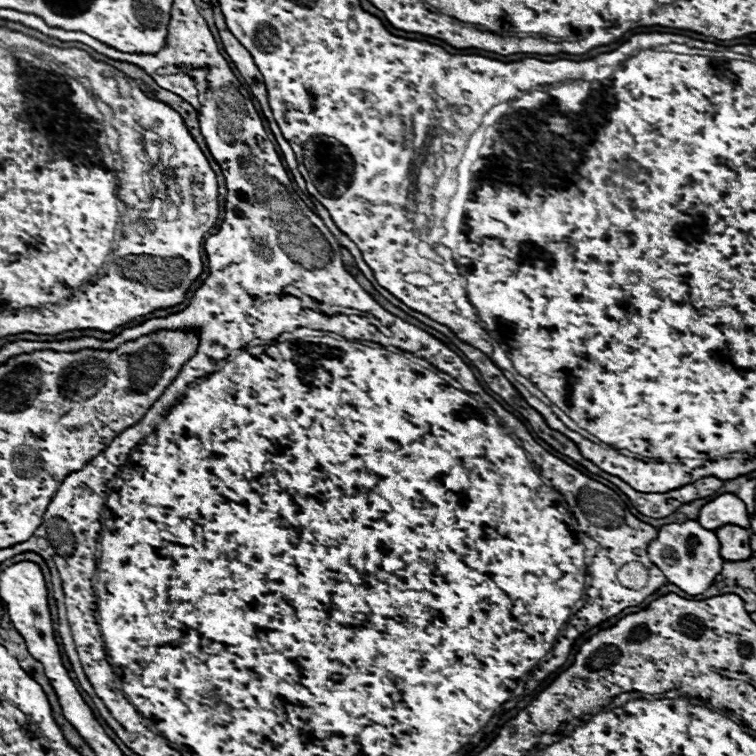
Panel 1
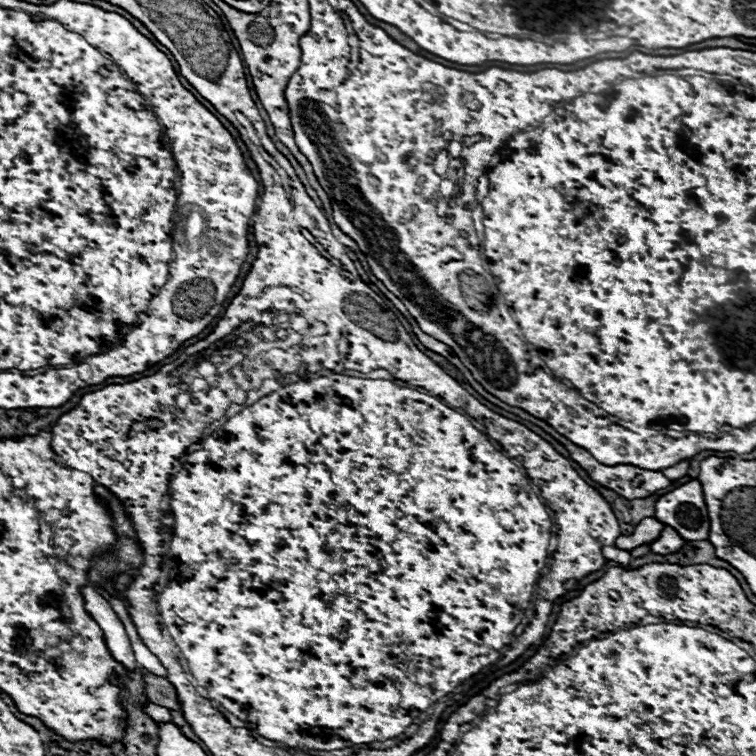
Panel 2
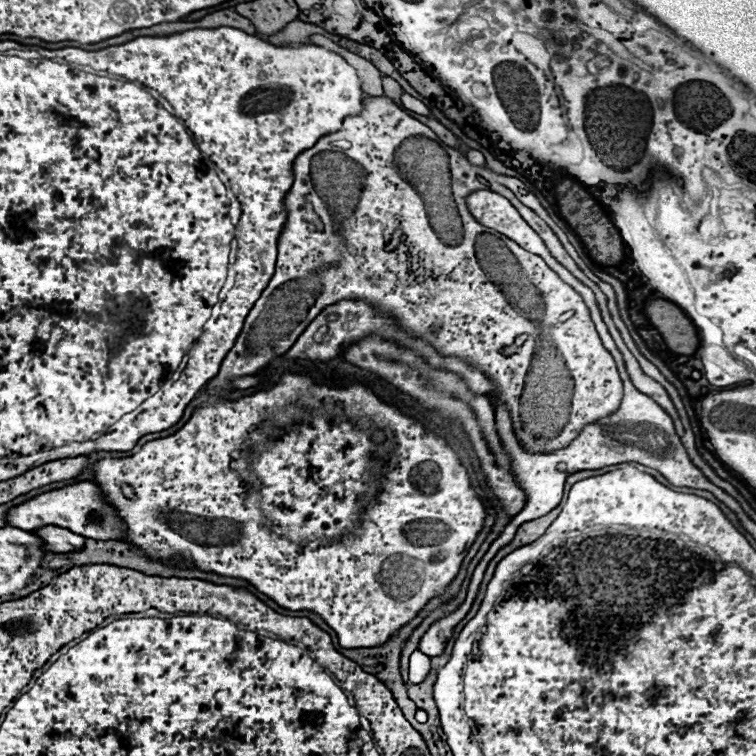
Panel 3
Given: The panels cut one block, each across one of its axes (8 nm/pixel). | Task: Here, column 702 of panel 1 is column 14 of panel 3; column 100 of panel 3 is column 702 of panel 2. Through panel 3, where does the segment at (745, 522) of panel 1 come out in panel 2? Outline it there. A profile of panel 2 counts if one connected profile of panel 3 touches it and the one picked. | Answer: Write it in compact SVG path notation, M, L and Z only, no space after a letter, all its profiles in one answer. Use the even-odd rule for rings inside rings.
M690 480L660 496L656 500L654 518L666 526L672 526L686 542L708 540L710 518L700 482Z

